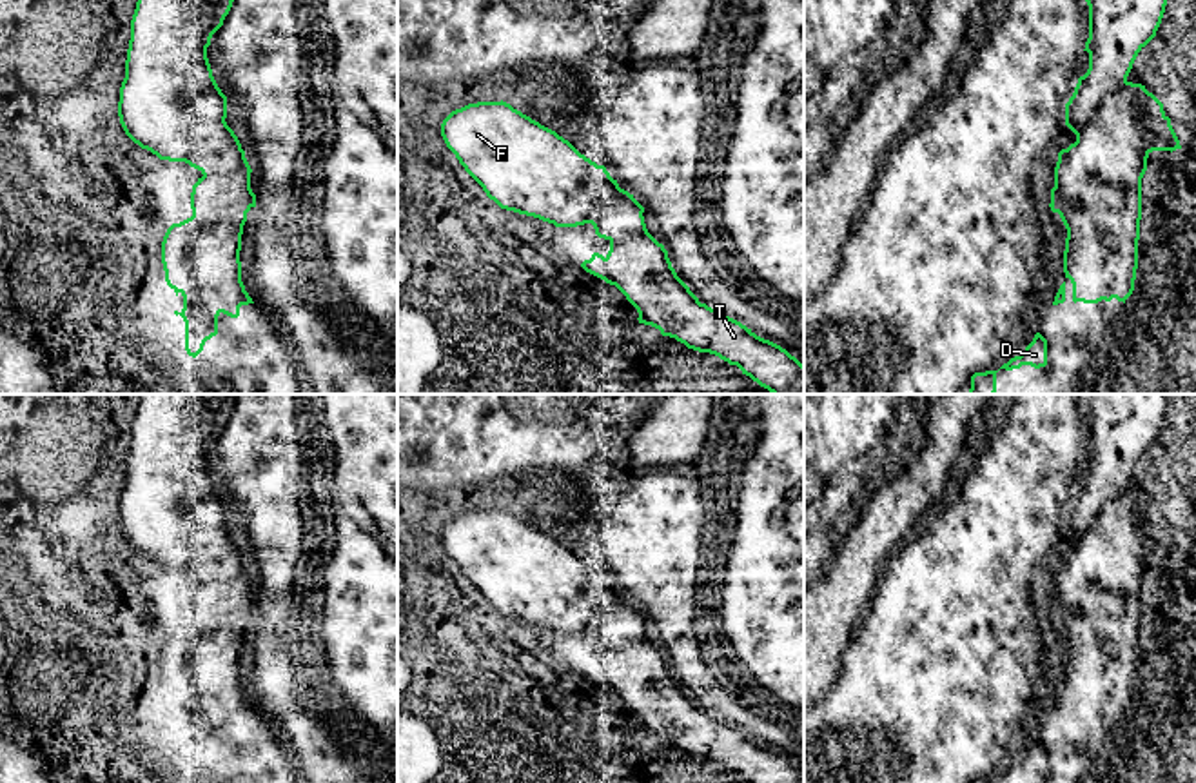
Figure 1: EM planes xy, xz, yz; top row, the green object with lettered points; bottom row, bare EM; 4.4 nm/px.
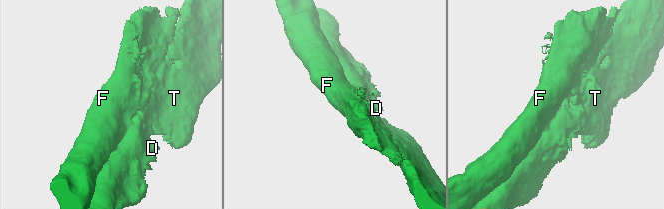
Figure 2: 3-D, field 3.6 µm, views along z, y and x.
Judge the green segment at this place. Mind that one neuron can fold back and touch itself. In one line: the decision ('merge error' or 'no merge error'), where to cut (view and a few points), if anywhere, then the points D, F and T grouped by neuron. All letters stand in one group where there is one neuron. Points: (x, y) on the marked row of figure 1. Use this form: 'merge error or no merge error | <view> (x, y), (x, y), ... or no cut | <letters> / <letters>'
merge error | xz (605, 258), (647, 235), (636, 271), (674, 273) | D / F T

